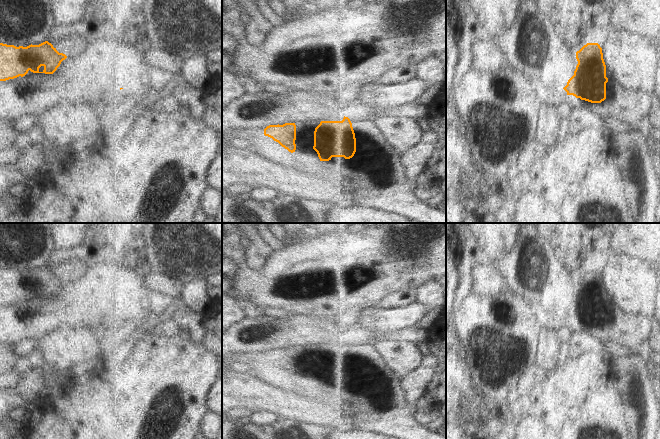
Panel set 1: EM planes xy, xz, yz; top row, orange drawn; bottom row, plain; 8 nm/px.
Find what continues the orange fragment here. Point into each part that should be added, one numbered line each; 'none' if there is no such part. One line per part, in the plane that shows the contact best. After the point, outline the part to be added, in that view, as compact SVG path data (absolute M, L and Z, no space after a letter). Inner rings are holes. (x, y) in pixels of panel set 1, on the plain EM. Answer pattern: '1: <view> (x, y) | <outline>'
1: xz (399, 422) | M368 346L366 348L366 356L364 358L355 358L355 362L356 376L352 382L347 383L348 387L351 388L351 399L362 407L364 416L375 424L375 430L396 439L446 439L446 435L439 431L431 432L425 428L424 425L417 420L413 406L406 404L403 407L398 407L397 405L403 403L403 400L398 400L393 403L392 391L387 388L383 388L382 390L377 388L376 382L379 382L381 377L390 379L394 373L386 366L381 355L373 346Z

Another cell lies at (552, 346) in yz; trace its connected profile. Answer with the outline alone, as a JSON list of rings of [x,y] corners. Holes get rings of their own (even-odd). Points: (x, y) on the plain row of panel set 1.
[[[551,312],[546,314],[542,330],[539,332],[537,367],[552,366],[556,360],[562,359],[568,354],[567,344],[567,316],[563,312]]]

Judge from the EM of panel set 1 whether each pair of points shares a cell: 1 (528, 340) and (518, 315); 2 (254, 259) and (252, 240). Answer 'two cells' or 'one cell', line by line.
1: one cell
2: one cell

